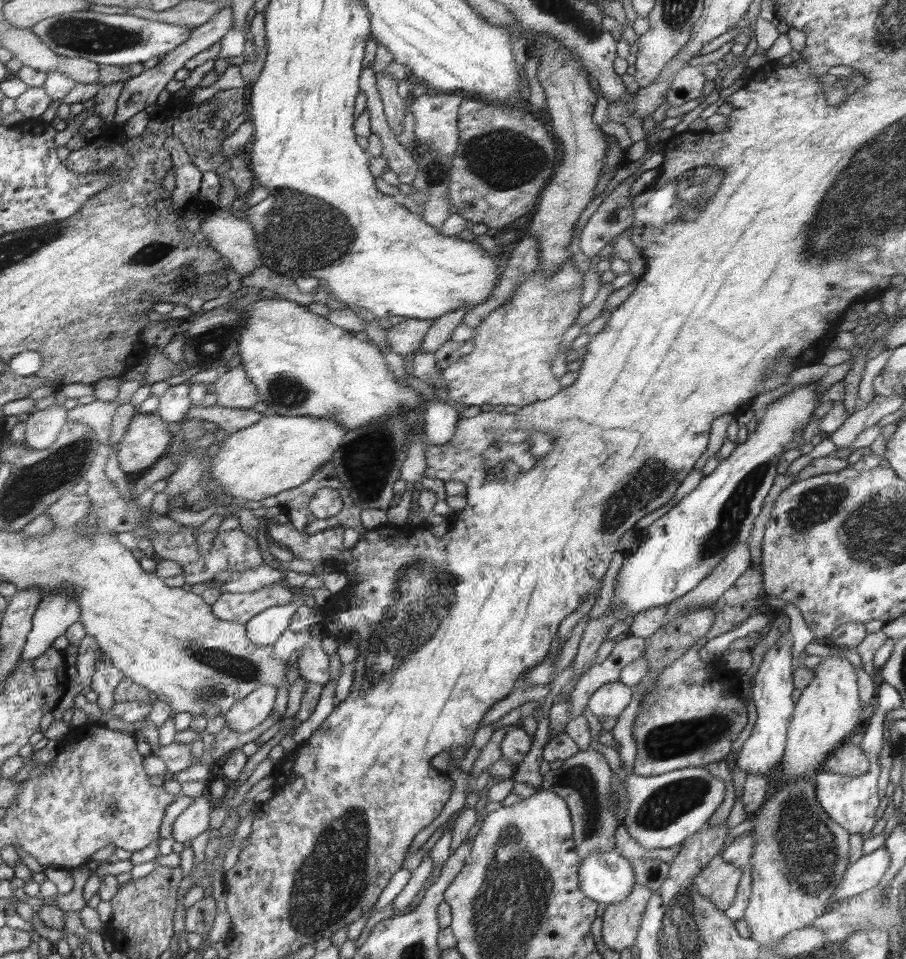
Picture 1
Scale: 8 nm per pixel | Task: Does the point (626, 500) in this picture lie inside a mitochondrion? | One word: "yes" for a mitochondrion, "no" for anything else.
yes

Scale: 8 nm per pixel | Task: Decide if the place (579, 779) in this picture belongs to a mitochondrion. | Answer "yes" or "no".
yes

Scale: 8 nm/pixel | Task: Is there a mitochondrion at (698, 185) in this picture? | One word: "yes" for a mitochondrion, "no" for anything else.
yes

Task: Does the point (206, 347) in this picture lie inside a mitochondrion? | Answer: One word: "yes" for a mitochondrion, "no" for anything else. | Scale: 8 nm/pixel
yes

